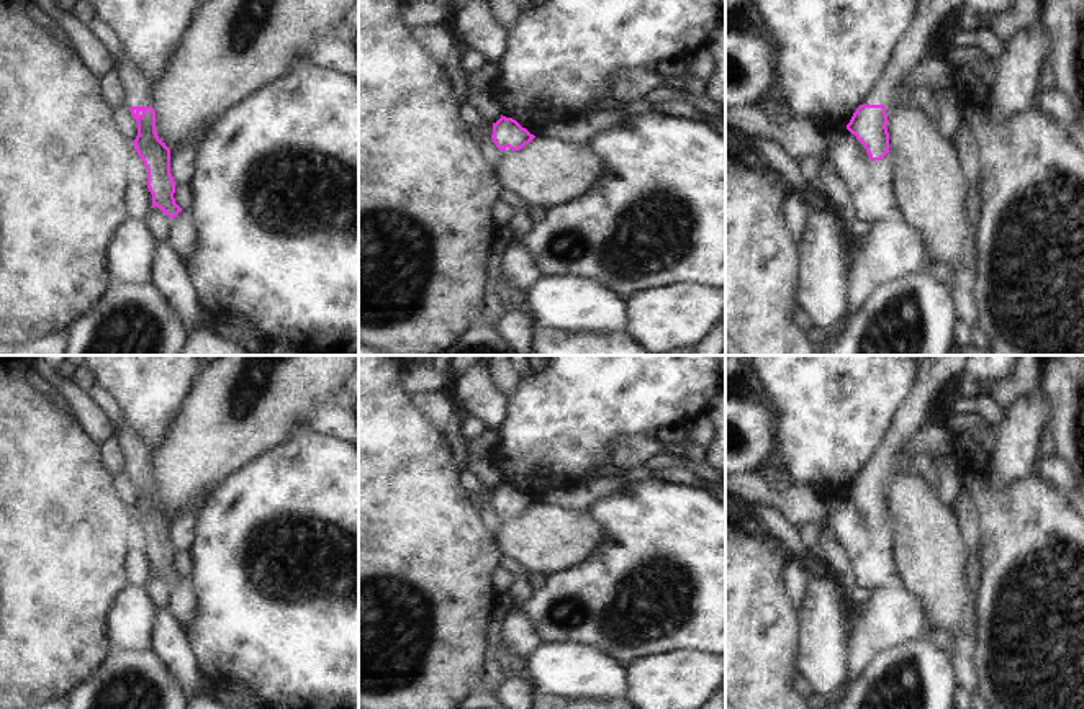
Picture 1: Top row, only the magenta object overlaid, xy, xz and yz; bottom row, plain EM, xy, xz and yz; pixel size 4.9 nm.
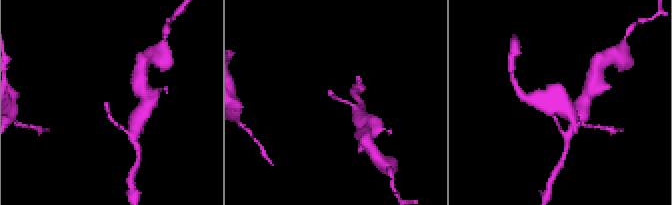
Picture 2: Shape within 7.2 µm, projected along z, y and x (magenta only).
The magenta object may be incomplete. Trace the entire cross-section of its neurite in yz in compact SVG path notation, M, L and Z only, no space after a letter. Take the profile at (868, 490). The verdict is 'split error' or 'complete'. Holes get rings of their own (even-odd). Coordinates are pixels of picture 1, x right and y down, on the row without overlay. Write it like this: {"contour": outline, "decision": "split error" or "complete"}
{"contour": "M927 355L907 400L897 408L881 444L853 480L847 496L865 513L869 526L881 527L889 519L888 488L896 463L909 439L924 427L928 409L945 388L966 373L969 355Z", "decision": "split error"}

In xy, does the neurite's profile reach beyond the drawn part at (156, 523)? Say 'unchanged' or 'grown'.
grown

